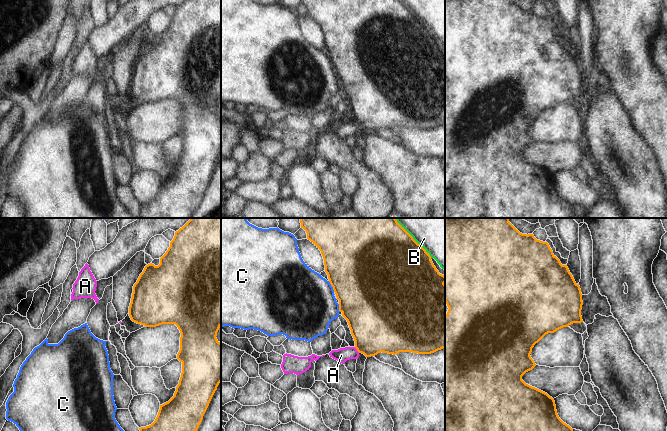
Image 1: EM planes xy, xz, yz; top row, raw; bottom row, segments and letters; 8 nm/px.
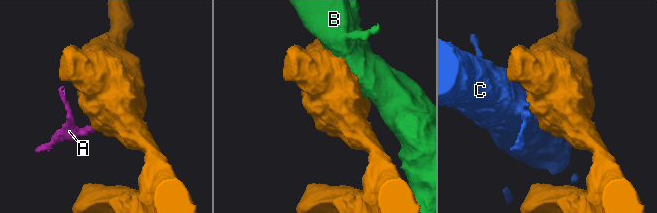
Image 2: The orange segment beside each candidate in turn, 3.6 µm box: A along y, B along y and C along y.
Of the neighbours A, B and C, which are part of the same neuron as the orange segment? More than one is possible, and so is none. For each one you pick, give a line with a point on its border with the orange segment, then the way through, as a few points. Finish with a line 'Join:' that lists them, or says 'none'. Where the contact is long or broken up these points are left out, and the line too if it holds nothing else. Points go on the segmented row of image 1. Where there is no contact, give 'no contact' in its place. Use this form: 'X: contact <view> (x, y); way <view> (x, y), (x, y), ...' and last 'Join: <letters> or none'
Join: none

